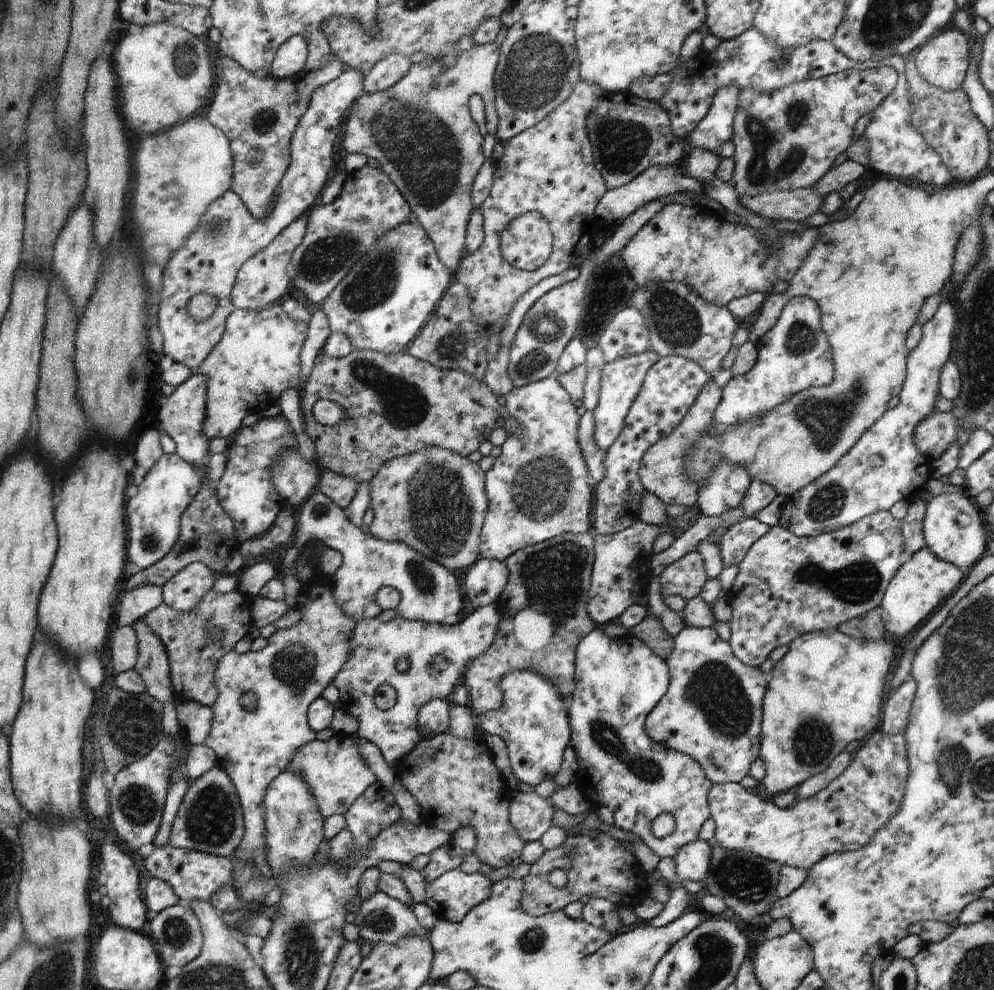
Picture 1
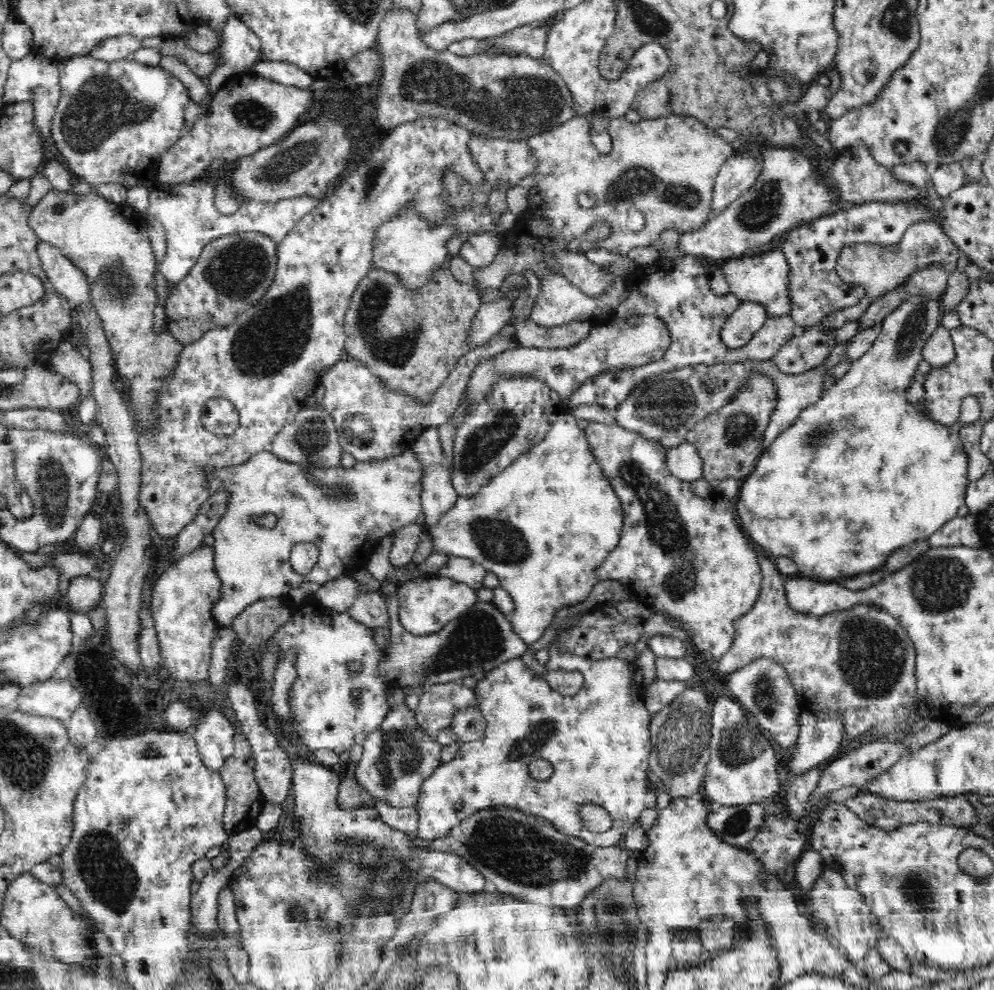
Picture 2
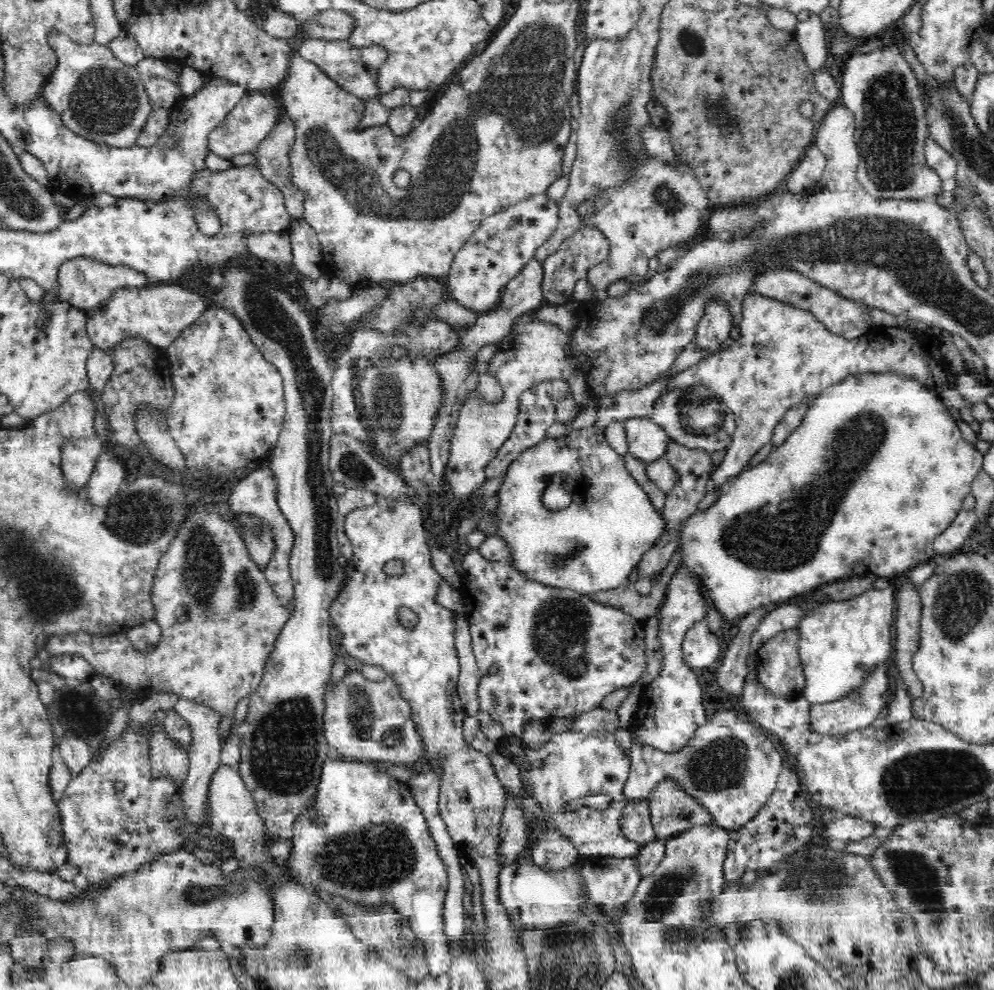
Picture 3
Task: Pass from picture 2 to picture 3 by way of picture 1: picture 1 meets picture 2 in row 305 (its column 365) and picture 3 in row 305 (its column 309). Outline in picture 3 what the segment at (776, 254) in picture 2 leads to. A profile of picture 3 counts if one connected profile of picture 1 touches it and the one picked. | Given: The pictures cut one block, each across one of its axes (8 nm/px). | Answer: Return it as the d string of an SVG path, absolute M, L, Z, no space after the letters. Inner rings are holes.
M757 291L748 292L742 302L741 338L729 341L725 350L700 359L698 364L678 373L667 385L664 394L677 389L688 389L694 384L708 388L715 396L728 406L735 416L735 431L732 442L727 446L722 462L715 468L709 478L707 490L726 488L728 481L734 480L747 467L750 458L758 454L758 450L771 442L776 425L796 402L807 402L811 405L819 395L831 385L842 382L844 378L854 374L895 372L900 376L911 376L921 384L925 384L932 395L939 398L945 407L970 408L974 404L966 401L957 390L956 372L953 370L940 350L941 336L928 333L907 332L899 326L884 327L883 334L864 335L855 339L845 339L830 332L811 312L784 304L775 298L768 298Z

